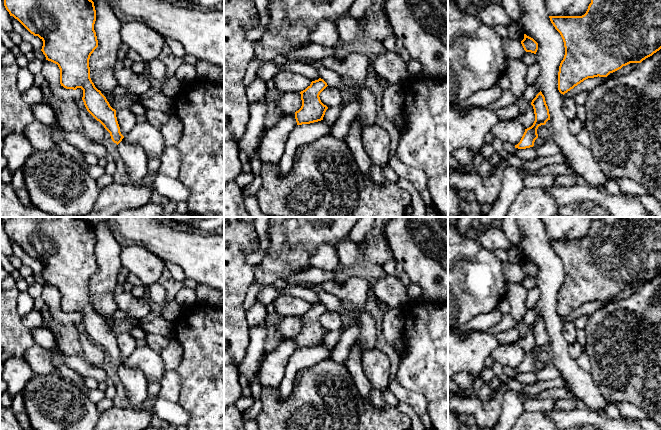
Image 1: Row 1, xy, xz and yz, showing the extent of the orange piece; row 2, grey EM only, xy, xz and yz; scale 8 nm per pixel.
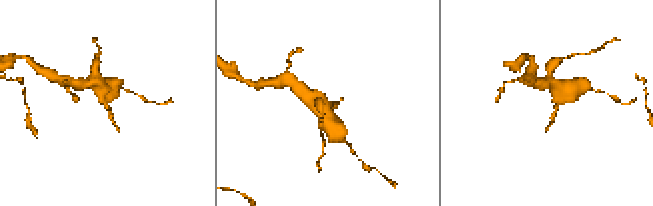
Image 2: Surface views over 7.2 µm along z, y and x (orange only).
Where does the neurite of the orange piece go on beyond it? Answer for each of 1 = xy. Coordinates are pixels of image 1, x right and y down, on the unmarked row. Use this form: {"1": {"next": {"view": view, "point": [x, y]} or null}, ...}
{"1": {"next": null}}

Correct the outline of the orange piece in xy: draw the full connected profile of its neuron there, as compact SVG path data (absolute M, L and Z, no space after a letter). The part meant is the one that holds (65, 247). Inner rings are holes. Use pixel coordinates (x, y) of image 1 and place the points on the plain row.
M11 217L4 222L4 230L10 240L43 265L41 275L46 284L58 289L61 310L66 313L83 314L82 324L87 335L104 350L110 357L112 365L118 369L124 360L120 356L116 334L110 330L90 302L89 283L98 271L94 254L96 245L94 226L81 217L59 217L50 221L38 217Z

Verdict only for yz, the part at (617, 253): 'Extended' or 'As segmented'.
As segmented

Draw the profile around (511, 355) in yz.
M510 343L497 347L493 351L492 356L495 362L501 364L503 367L509 367L515 370L520 366L525 352L519 345Z

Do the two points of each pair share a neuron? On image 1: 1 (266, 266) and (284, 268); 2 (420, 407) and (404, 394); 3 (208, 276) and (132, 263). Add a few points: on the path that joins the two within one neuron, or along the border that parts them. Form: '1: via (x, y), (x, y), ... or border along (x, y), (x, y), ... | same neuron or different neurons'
1: via (270, 266), (280, 267) | same neuron
2: via (416, 403), (408, 396) | same neuron
3: border along (144, 247), (163, 261) | different neurons

